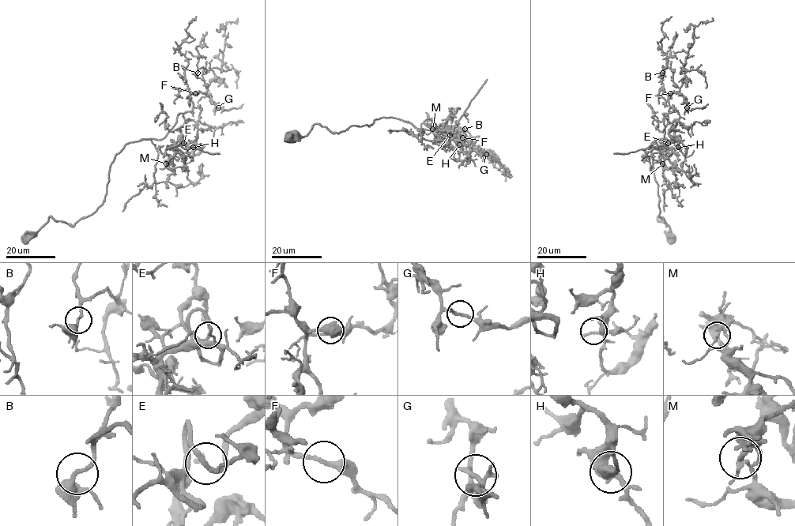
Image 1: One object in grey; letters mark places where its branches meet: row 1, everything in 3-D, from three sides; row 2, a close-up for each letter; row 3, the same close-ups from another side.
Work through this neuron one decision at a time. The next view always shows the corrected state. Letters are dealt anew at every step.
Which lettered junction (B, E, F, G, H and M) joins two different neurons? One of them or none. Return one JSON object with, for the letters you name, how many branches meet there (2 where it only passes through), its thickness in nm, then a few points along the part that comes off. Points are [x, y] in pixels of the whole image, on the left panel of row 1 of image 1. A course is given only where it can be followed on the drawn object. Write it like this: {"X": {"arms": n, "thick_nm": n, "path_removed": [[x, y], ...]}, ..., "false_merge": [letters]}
{"M": {"arms": 2, "thick_nm": 200, "path_removed": [[166, 163], [175, 155], [175, 147], [179, 144], [194, 146], [209, 153], [220, 153]]}, "false_merge": ["M"]}

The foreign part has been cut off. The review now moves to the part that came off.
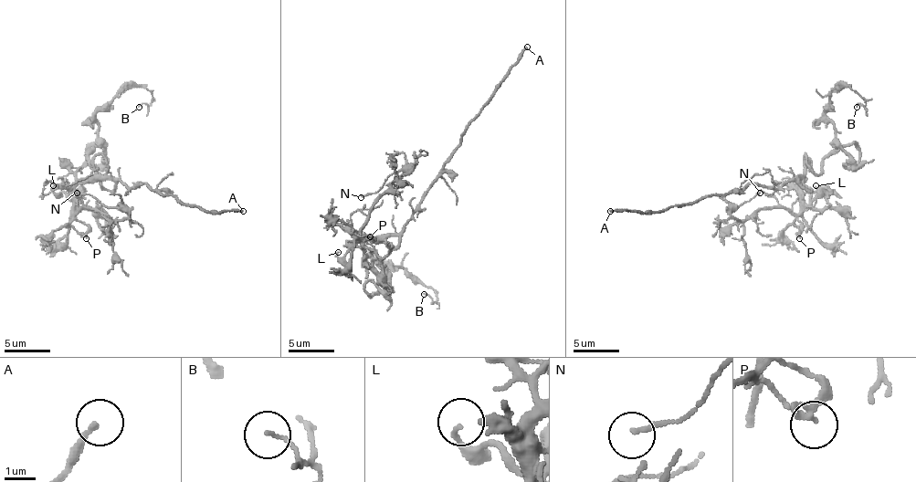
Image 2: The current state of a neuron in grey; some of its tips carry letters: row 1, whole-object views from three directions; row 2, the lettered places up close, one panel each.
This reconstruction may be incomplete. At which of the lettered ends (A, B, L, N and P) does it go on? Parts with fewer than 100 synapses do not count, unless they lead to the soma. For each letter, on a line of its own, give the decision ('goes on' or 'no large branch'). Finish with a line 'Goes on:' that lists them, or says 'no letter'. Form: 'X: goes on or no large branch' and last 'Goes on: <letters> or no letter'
A: goes on
B: no large branch
L: no large branch
N: no large branch
P: no large branch
Goes on: A

